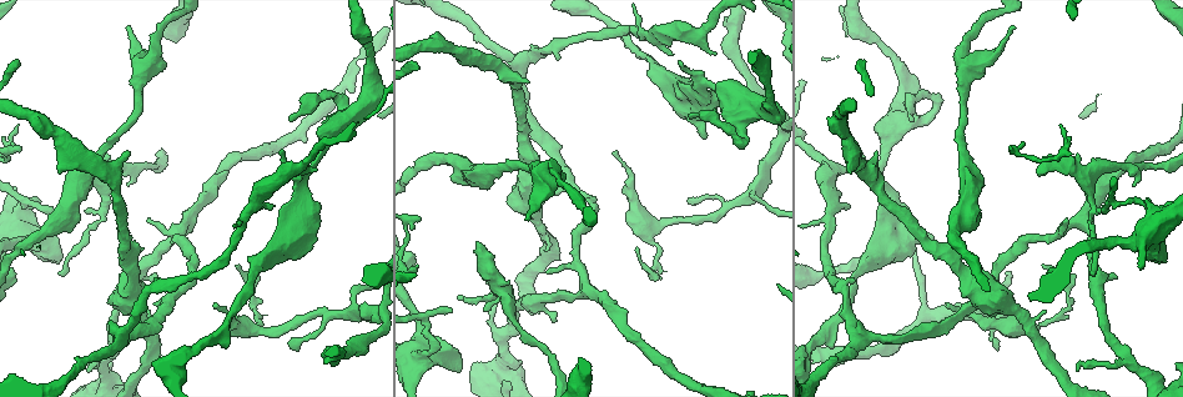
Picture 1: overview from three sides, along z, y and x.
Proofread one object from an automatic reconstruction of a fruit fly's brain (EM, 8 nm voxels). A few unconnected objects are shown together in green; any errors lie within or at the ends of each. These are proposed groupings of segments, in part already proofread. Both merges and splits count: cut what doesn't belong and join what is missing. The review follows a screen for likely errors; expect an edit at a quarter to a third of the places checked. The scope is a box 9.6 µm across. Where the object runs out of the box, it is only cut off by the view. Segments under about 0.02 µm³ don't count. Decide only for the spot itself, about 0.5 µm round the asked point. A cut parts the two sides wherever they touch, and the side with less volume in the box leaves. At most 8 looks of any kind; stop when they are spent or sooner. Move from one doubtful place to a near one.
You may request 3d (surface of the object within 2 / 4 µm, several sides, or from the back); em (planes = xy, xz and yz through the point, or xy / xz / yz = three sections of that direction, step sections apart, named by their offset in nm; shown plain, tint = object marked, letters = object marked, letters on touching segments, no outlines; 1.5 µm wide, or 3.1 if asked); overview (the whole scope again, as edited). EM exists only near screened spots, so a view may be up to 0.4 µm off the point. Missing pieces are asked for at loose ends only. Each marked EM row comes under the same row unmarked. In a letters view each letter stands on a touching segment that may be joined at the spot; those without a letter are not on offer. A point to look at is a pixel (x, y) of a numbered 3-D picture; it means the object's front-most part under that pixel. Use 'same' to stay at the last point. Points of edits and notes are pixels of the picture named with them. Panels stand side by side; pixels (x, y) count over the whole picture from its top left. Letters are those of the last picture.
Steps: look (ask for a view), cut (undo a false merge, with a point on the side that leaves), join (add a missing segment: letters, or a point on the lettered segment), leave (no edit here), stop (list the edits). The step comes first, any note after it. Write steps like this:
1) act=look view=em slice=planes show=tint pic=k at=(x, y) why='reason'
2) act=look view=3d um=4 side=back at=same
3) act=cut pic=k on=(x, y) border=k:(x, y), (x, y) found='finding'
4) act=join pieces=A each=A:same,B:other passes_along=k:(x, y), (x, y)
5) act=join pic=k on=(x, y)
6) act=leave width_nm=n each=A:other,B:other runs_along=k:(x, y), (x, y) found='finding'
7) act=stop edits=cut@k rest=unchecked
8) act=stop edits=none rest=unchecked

act=look view=em slice=yz step=4 show=tint pic=1 at=(58, 274) why='tapers out'

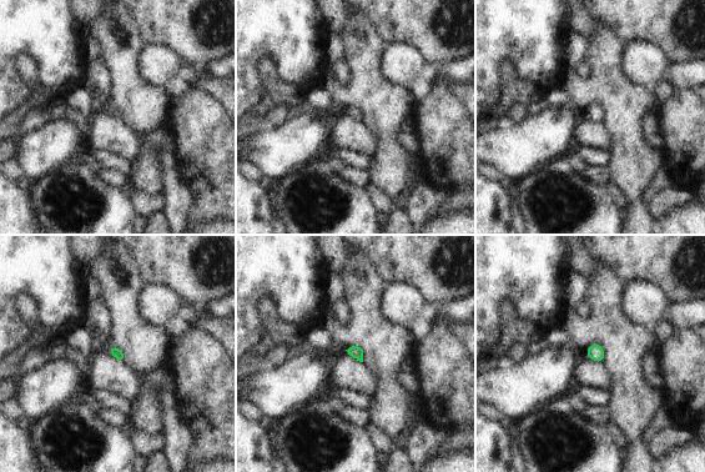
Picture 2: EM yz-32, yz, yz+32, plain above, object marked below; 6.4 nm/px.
act=look view=em slice=planes show=letters at=same why='cut it another way'

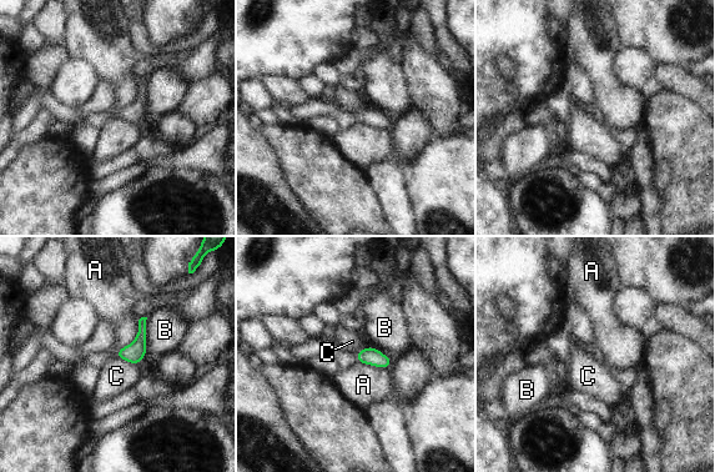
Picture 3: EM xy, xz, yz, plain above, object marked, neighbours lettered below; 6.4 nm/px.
act=leave each=A:other,B:other,C:other border=3:(115, 355), (136, 366) found='none of them fits'

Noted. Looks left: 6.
act=look view=em slice=planes show=letters pic=1 at=(487, 282) why='thin end'

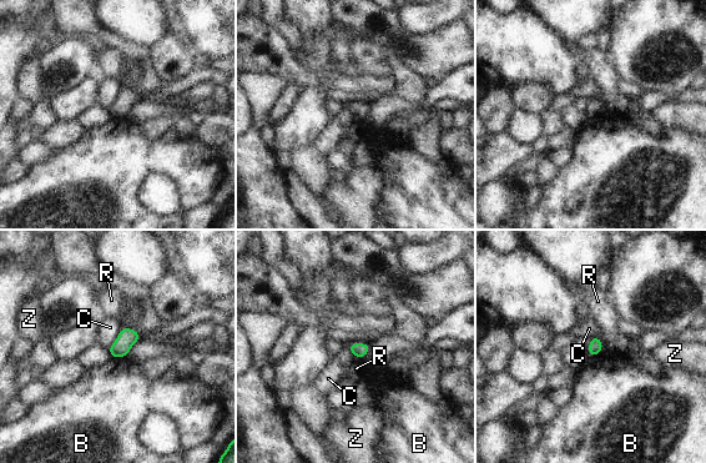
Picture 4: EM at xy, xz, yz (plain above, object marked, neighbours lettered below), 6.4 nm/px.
act=leave longest_contact=C:180nm each=B:other,C:other,R:other,Z:other border=4:(111, 356), (127, 357) found='no lettered segment goes on from it'

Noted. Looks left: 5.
act=look view=em slice=planes show=letters pic=1 at=(617, 154)

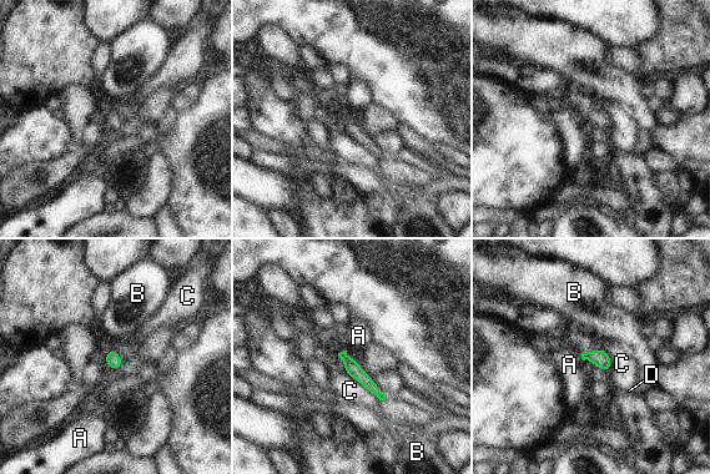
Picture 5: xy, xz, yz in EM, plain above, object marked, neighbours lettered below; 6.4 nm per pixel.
act=leave longest_contact=C:300nm each=A:other,B:other,C:other,D:other border=5:(580, 354), (583, 359) found='no lettered segment goes on from it'

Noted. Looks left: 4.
act=stop edits=none rest=unchecked

